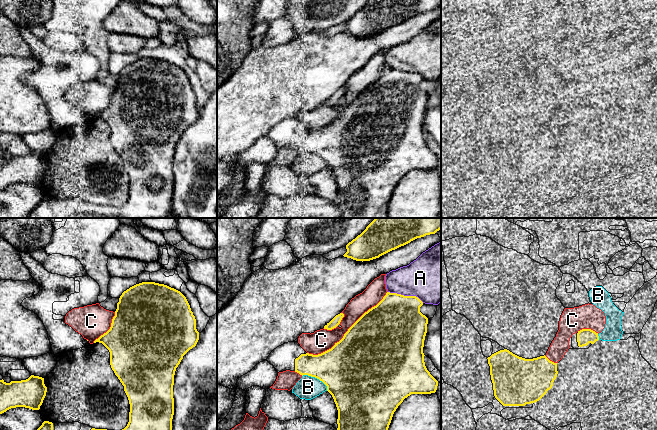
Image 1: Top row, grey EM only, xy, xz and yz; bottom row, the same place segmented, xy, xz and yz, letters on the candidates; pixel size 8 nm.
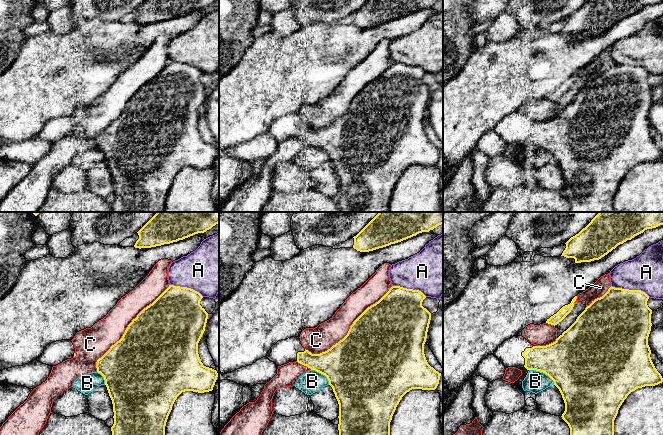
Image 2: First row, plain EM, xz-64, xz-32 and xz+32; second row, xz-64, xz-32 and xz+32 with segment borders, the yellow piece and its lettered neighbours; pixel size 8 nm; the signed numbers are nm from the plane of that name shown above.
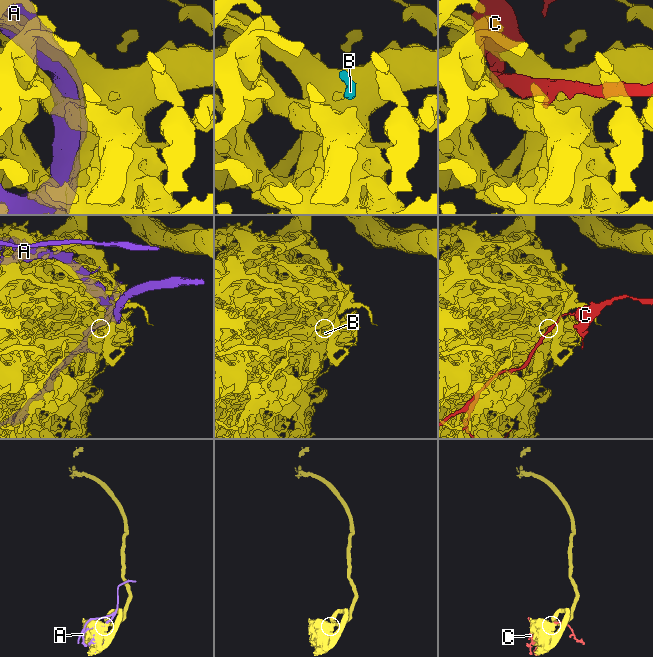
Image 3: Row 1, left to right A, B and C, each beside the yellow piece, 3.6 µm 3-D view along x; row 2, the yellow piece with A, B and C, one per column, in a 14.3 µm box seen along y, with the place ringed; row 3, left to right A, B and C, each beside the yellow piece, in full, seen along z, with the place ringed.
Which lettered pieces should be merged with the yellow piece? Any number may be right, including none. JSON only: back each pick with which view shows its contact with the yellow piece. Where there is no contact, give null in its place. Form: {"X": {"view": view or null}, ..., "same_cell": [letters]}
{"same_cell": []}

